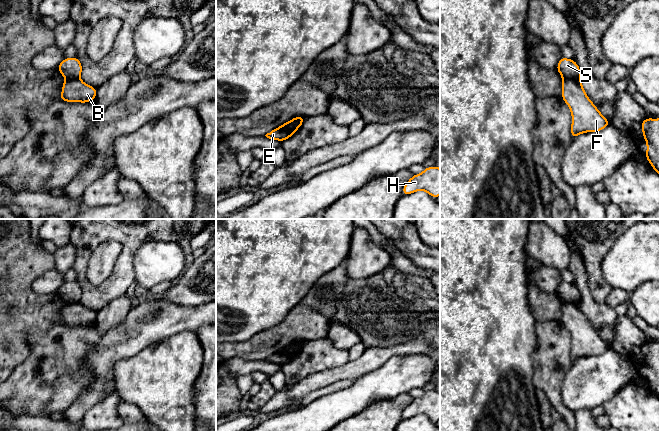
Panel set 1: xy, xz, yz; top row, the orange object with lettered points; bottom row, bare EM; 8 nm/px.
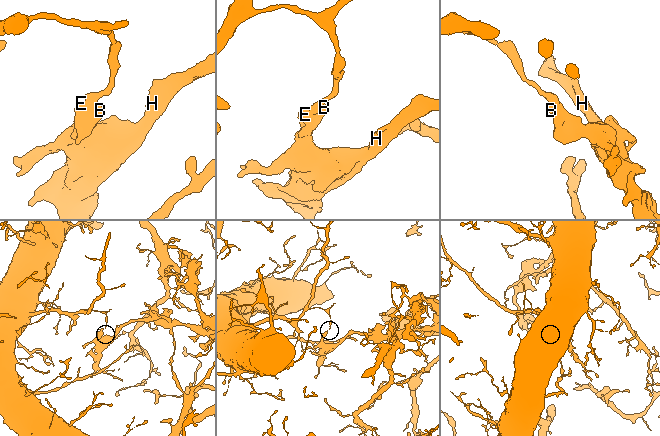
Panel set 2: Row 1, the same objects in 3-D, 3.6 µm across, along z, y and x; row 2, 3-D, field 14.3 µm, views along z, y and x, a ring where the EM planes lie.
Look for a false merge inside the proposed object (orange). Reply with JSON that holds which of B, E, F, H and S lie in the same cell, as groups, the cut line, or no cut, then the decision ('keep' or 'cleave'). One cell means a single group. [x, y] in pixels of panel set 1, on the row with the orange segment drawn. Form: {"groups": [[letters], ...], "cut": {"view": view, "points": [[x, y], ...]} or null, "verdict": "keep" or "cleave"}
{"groups": [["B", "E", "F", "H"], ["S"]], "cut": {"view": "yz", "points": [[563, 78], [579, 80]]}, "verdict": "cleave"}

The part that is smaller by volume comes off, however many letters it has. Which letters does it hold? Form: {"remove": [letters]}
{"remove": ["B", "E", "F", "H"]}

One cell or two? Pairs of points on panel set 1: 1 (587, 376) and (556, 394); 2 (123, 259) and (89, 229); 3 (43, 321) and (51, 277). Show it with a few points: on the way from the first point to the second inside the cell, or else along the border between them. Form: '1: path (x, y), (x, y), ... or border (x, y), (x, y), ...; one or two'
1: border (570, 368), (562, 382), (562, 401), (573, 411); two
2: path (126, 246), (126, 242), (113, 229), (102, 229); one
3: border (51, 270), (32, 283), (35, 293); two

